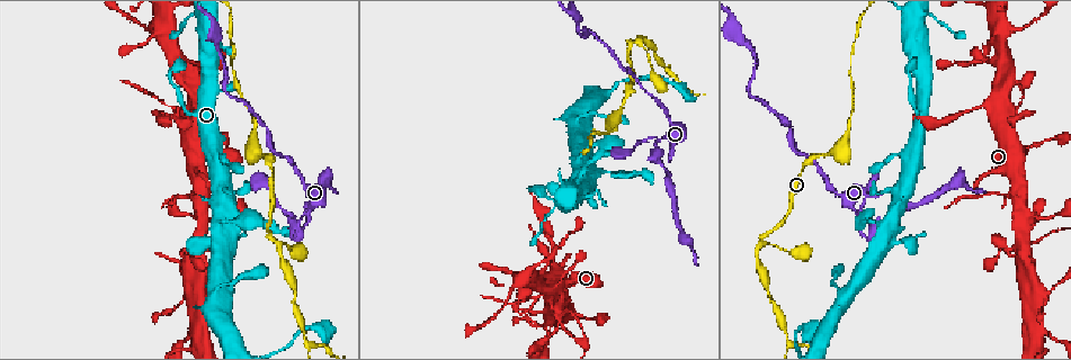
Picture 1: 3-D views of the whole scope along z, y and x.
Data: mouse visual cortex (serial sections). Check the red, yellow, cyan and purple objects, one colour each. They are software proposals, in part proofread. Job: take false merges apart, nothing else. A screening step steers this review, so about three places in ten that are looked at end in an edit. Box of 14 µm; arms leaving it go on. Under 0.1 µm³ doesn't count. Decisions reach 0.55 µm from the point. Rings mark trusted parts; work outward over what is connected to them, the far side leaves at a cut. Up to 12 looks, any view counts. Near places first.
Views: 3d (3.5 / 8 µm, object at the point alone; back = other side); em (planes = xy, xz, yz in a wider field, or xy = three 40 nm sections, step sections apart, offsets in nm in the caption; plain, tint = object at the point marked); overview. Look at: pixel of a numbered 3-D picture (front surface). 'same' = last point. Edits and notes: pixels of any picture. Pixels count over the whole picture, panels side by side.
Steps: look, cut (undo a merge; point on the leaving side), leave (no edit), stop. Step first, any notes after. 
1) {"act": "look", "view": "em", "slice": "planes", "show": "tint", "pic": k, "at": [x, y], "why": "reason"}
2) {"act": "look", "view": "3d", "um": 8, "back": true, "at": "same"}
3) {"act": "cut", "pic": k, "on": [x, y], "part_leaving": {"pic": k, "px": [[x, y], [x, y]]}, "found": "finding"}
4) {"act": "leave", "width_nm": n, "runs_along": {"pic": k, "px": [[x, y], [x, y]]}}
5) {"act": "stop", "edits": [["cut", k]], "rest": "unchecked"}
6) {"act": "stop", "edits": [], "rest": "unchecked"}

{"act": "look", "view": "3d", "um": 3.5, "back": true, "pic": 1, "at": [659, 140], "why": "abrupt turn"}

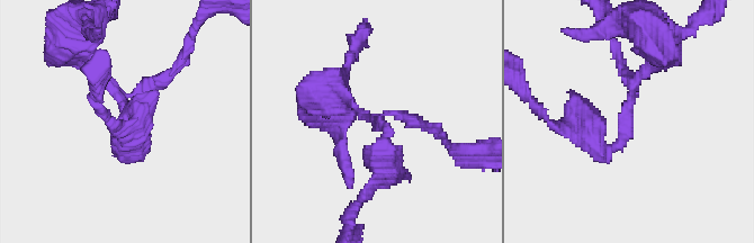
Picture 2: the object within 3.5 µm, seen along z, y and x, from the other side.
{"act": "look", "view": "em", "slice": "planes", "show": "tint", "pic": 2, "at": [121, 102], "why": "now the EM"}

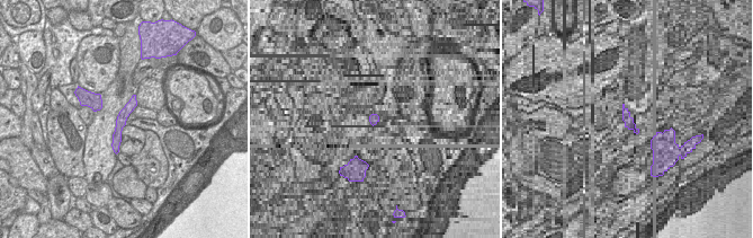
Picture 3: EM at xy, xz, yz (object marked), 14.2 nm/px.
{"act": "leave", "arms": 3, "arm_widths_nm": [200, 200, 250], "runs_along": {"pic": 2, "px": [[654, 46], [622, 140], [595, 146]]}, "found": "one cell here"}

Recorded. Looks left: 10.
{"act": "look", "view": "3d", "um": 8, "back": true, "pic": 1, "at": [759, 242]}

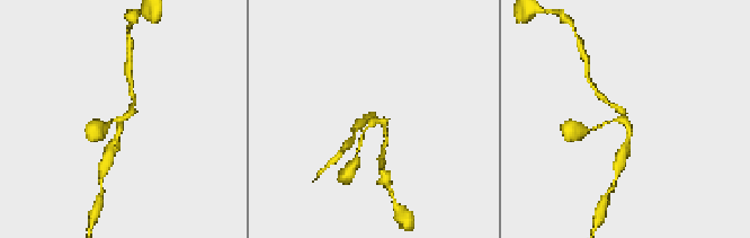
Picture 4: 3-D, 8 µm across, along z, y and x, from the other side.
{"act": "look", "view": "em", "slice": "xy", "step": 1, "show": "tint", "pic": 4, "at": [624, 117], "arms": 3, "arm_widths_nm": [150, 150, 150]}

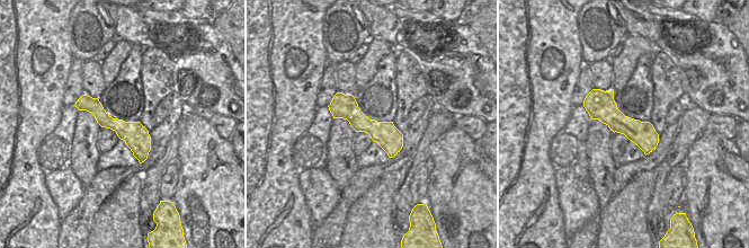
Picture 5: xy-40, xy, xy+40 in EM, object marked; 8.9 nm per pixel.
{"act": "leave", "width_nm": 220, "runs_along": {"pic": 5, "px": [[78, 104], [144, 156]]}, "found": "continuous, no second cell"}

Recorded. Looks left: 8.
{"act": "look", "view": "3d", "um": 3.5, "pic": 1, "at": [668, 69]}

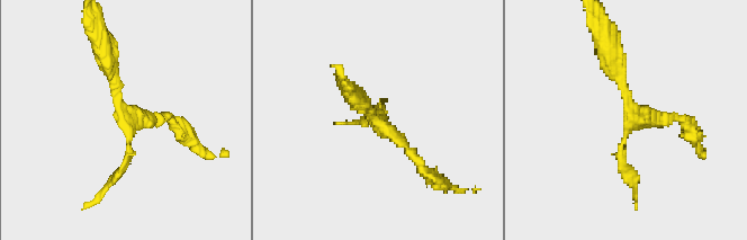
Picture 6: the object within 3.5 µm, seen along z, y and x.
{"act": "look", "view": "em", "slice": "xy", "step": 5, "show": "tint", "pic": 6, "at": [379, 123]}

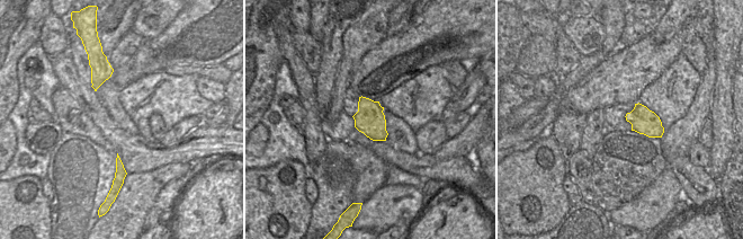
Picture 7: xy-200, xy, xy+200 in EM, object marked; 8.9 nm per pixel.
{"act": "leave", "width_nm": 260, "runs_along": {"pic": 6, "px": [[610, 47], [641, 117], [687, 124]]}, "found": "all the same cell"}

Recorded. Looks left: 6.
{"act": "look", "view": "3d", "um": 8, "pic": 1, "at": [255, 126], "why": "sudden change in width"}

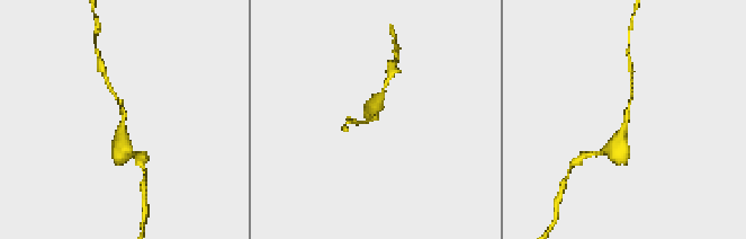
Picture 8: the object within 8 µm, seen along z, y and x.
{"act": "look", "view": "em", "slice": "xy", "step": 1, "show": "tint", "pic": 8, "at": [125, 120], "arm_widths_nm": [100, 500], "why": "shape alone is not enough"}

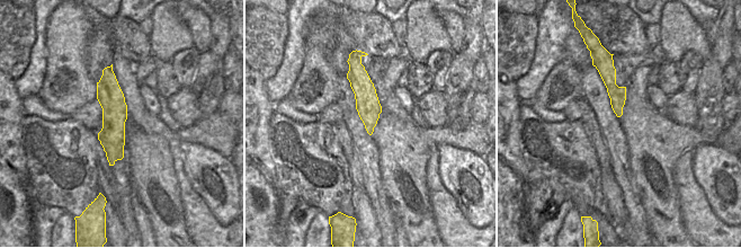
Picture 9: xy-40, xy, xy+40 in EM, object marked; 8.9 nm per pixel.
{"act": "leave", "runs_along": {"pic": 9, "px": [[109, 69], [112, 161]]}, "found": "continuous, no second cell"}

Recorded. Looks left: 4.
{"act": "look", "view": "em", "slice": "xy", "step": 5, "show": "tint", "pic": 1, "at": [1000, 36], "why": "small branch off a trunk"}

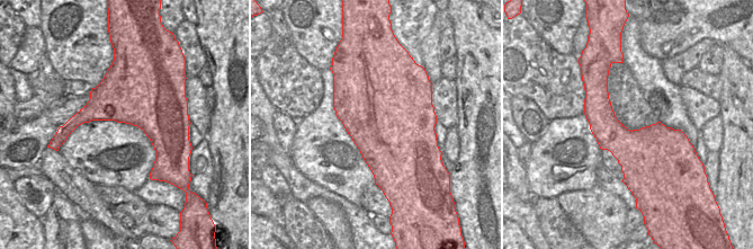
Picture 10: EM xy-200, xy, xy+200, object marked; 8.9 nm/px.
{"act": "look", "view": "3d", "um": 3.5, "at": "same", "why": "wider look"}

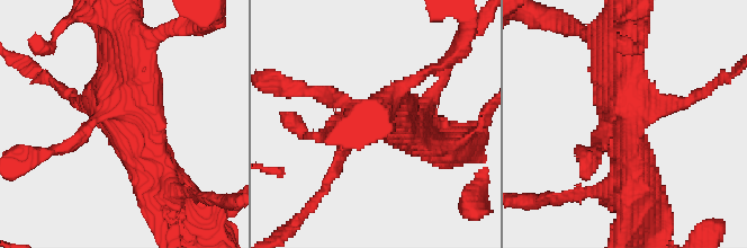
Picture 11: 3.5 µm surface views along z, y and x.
{"act": "leave", "found": "all the same cell"}

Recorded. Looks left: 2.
{"act": "stop", "edits": [], "rest": "unchecked"}

